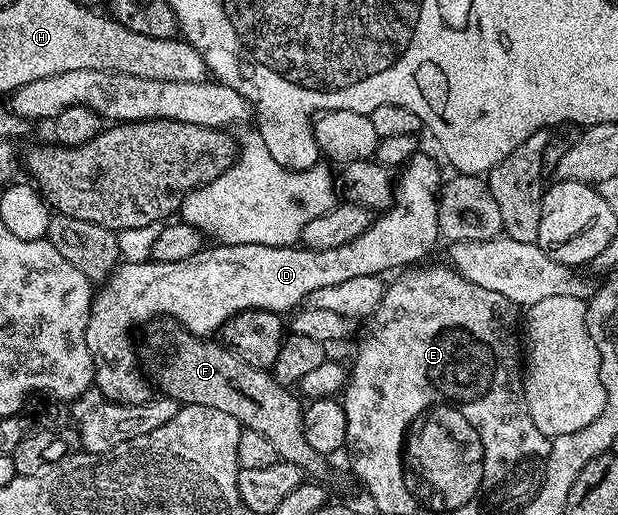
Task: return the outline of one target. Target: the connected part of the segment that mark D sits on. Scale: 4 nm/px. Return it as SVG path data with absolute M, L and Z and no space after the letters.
M426 152L414 154L405 168L408 170L400 182L398 179L393 204L357 240L349 240L341 248L309 250L298 245L211 244L189 256L189 260L173 264L120 261L94 291L89 324L85 328L85 340L95 365L94 389L99 389L109 402L152 401L152 387L141 369L136 343L131 343L134 326L142 327L156 318L172 318L191 334L211 336L214 330L222 331L223 325L242 310L272 310L282 315L283 310L291 312L302 307L317 288L329 288L356 276L383 276L386 270L398 271L419 264L414 262L421 261L441 238L441 177L438 164Z

